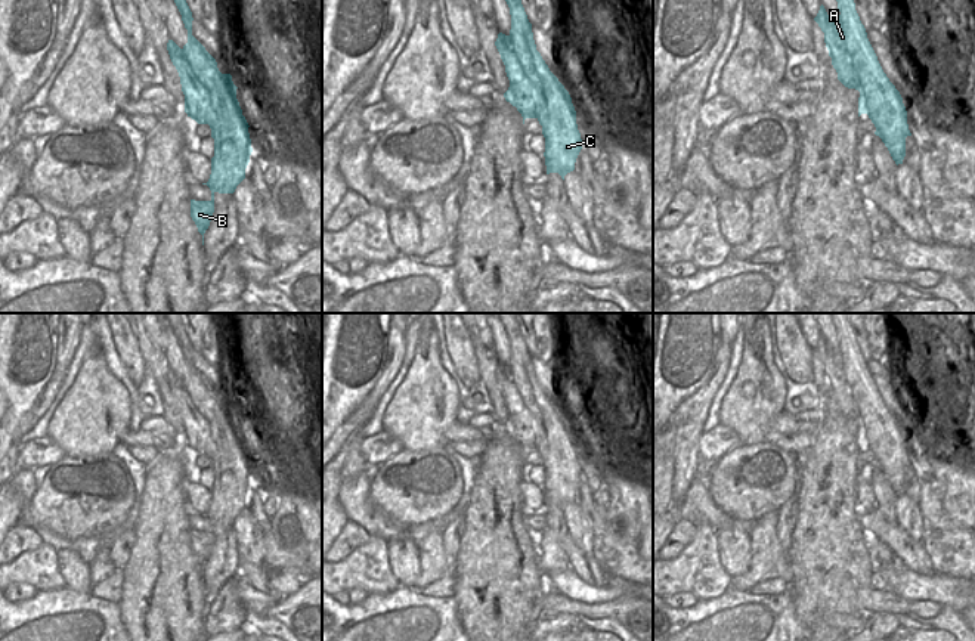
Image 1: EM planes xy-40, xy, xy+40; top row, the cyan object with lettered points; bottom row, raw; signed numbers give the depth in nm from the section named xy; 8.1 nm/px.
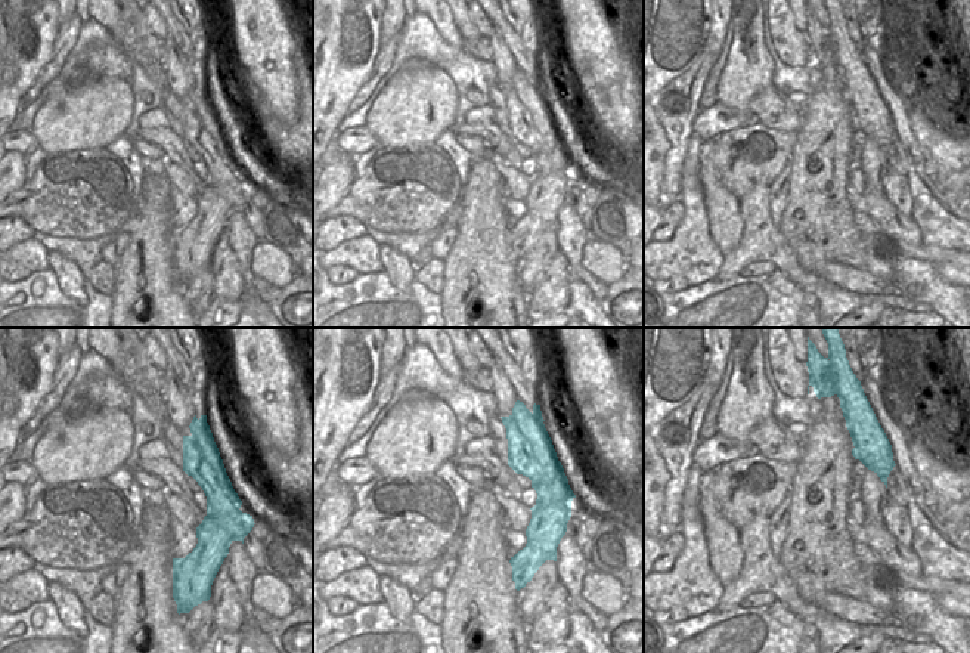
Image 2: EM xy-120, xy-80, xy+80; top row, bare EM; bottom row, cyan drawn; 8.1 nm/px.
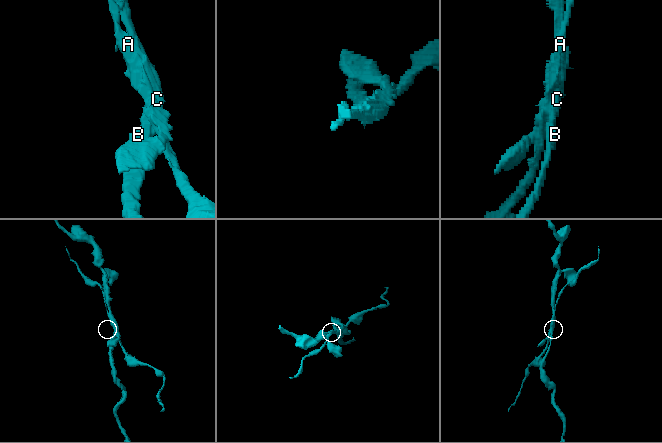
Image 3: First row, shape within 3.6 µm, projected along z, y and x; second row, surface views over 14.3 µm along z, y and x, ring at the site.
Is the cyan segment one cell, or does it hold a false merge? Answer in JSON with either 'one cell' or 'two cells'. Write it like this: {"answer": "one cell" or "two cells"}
{"answer": "two cells"}

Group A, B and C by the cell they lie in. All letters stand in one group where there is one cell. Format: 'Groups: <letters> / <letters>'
Groups: A / B C.

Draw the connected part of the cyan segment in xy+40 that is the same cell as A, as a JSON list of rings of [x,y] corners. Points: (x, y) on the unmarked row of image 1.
[[[820,337],[820,341],[814,352],[818,354],[824,363],[824,374],[832,388],[832,396],[838,403],[838,411],[848,419],[855,419],[860,422],[858,428],[858,448],[867,445],[866,428],[861,422],[860,411],[855,405],[855,399],[846,381],[846,374],[844,371],[842,354],[839,350],[832,350],[824,337]]]

